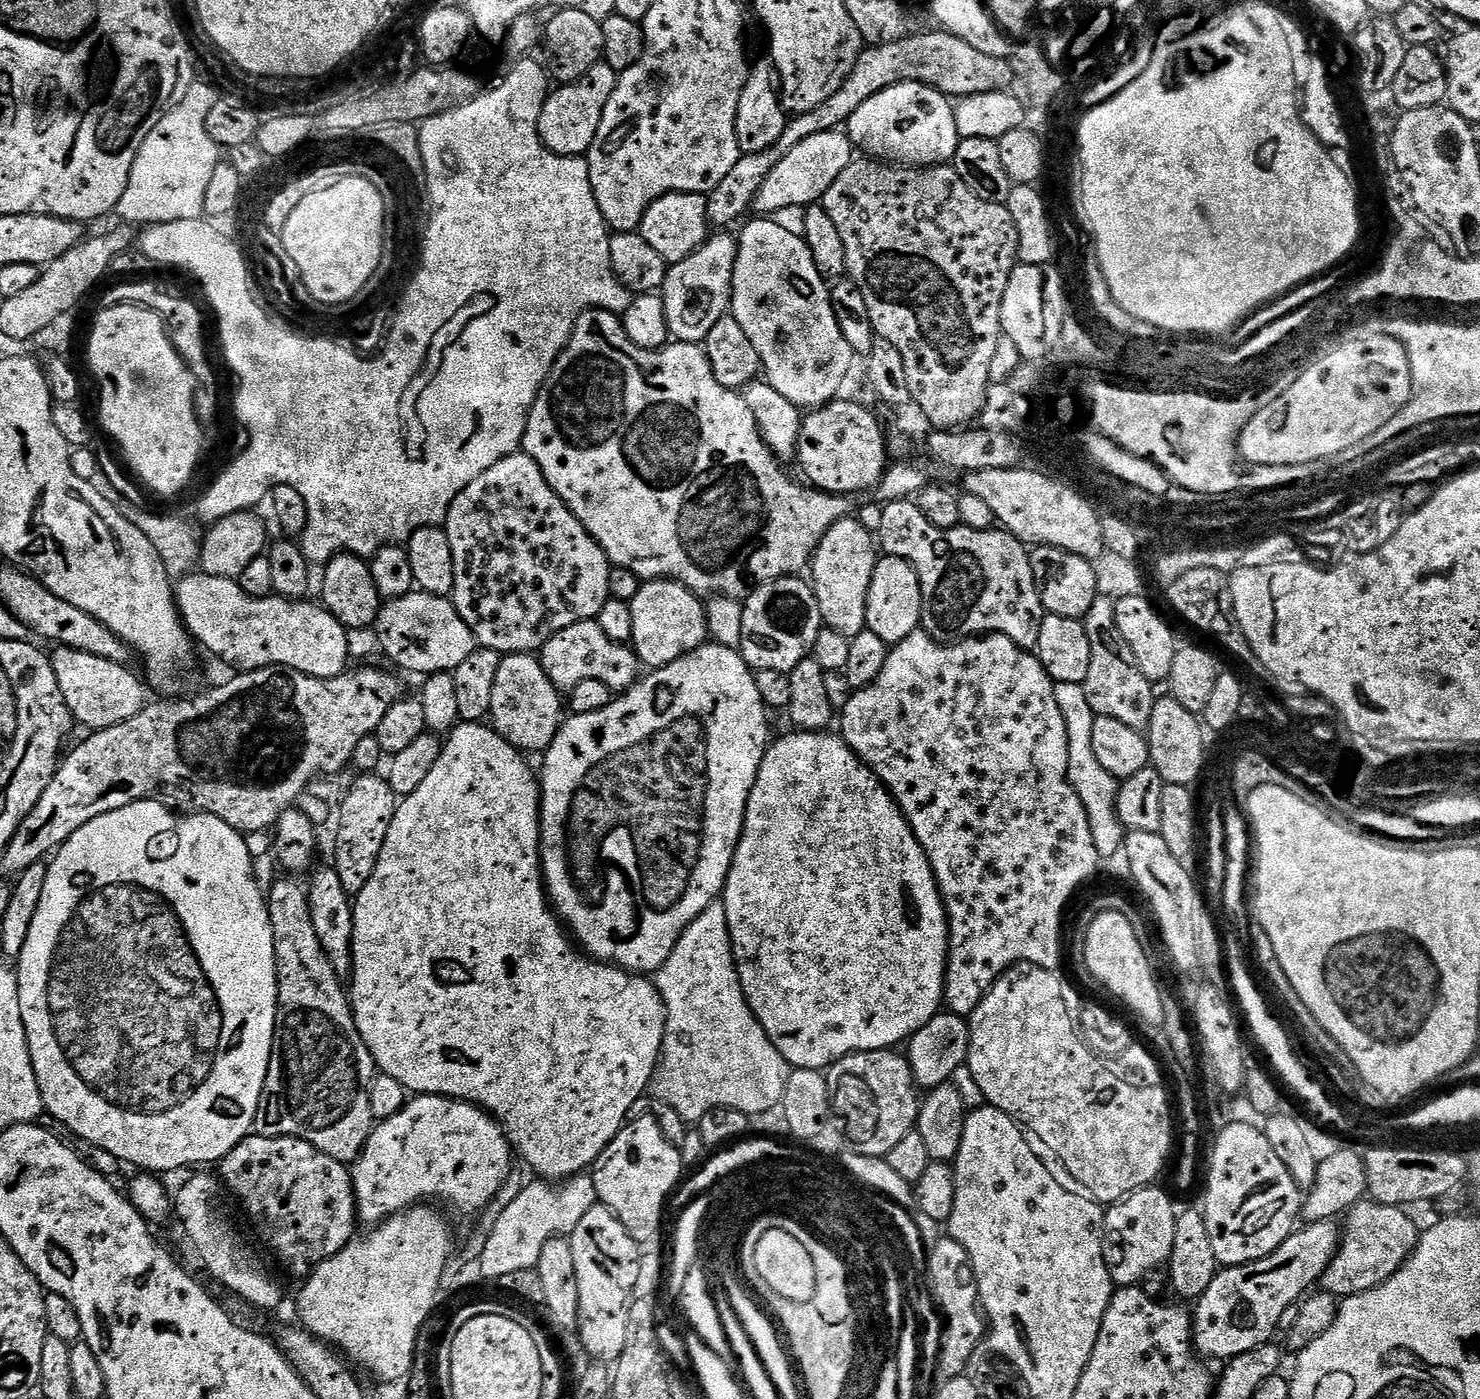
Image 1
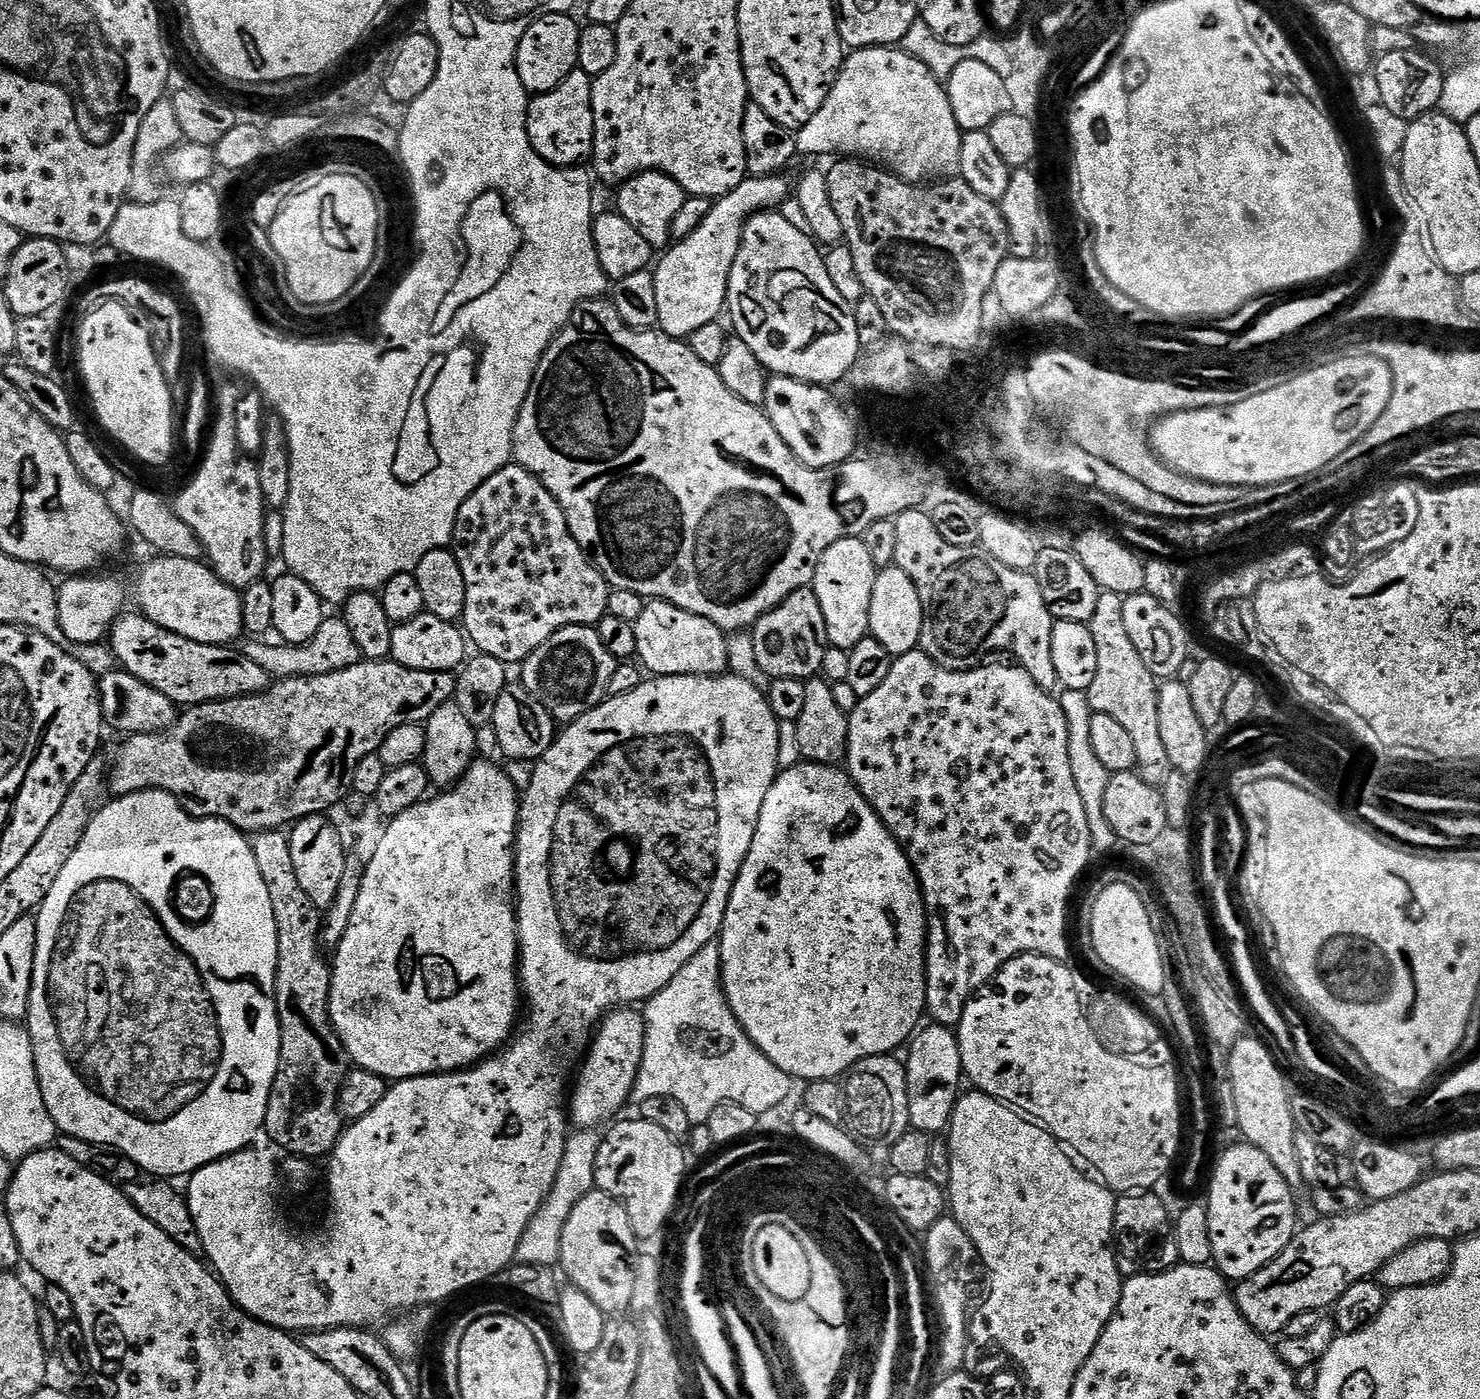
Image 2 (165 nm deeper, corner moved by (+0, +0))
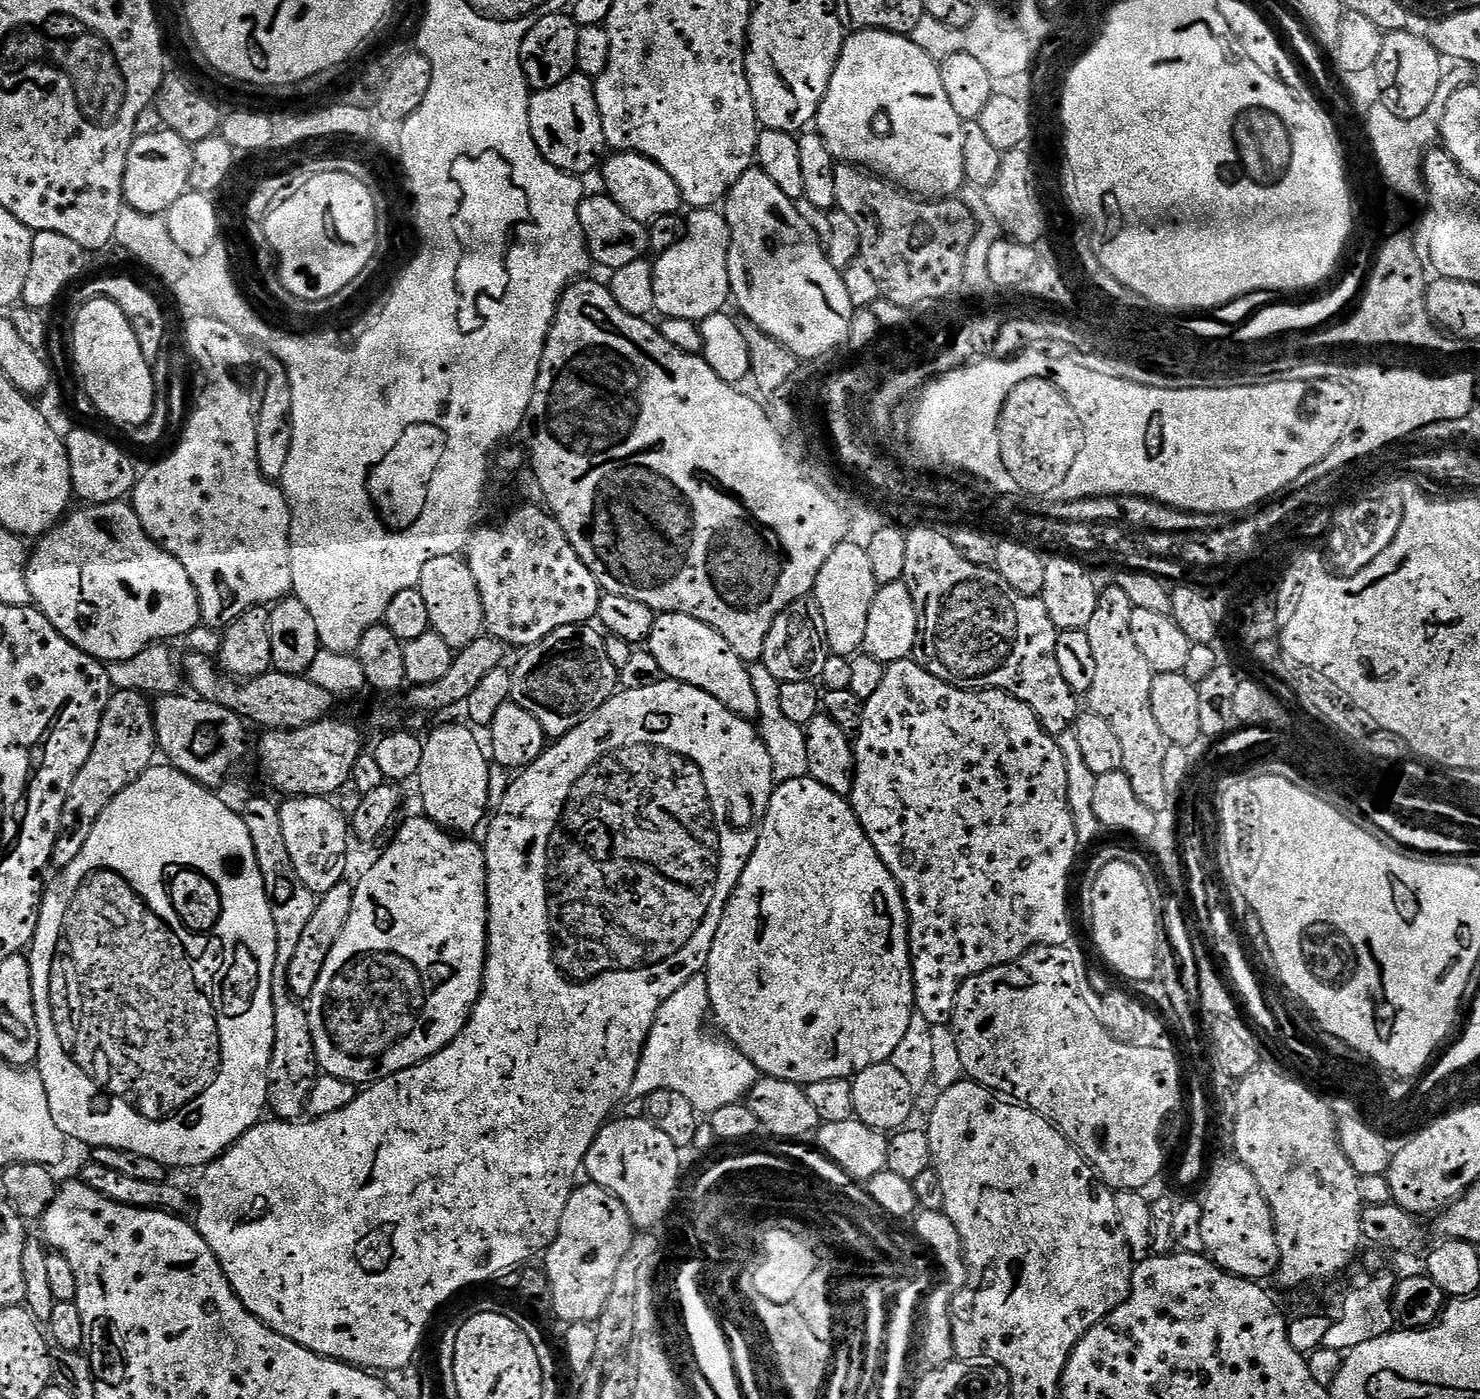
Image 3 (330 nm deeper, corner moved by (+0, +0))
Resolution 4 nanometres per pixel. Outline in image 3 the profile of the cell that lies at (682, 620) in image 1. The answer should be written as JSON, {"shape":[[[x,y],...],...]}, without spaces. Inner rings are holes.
{"shape":[[[681,612],[659,613],[646,648],[654,654],[654,658],[658,658],[658,666],[662,666],[667,679],[706,690],[706,694],[718,698],[742,717],[761,715],[759,700],[762,696],[759,691],[756,692],[756,684],[748,673],[749,665],[733,650],[723,634],[706,622]]]}

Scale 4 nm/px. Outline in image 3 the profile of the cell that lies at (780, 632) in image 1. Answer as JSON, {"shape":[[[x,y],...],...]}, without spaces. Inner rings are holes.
{"shape":[[[805,598],[796,601],[788,607],[776,620],[772,632],[768,636],[766,649],[766,664],[772,667],[772,672],[777,676],[777,681],[789,680],[814,680],[823,677],[830,659],[828,647],[828,627],[820,605],[815,599]]]}

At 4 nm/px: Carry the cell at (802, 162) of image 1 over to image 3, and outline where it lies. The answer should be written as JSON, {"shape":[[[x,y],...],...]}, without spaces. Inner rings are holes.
{"shape":[[[698,208],[691,215],[680,239],[668,252],[659,253],[655,261],[654,292],[656,312],[661,317],[699,322],[721,311],[730,300],[728,257],[733,251],[732,229],[723,211],[716,208]]]}

